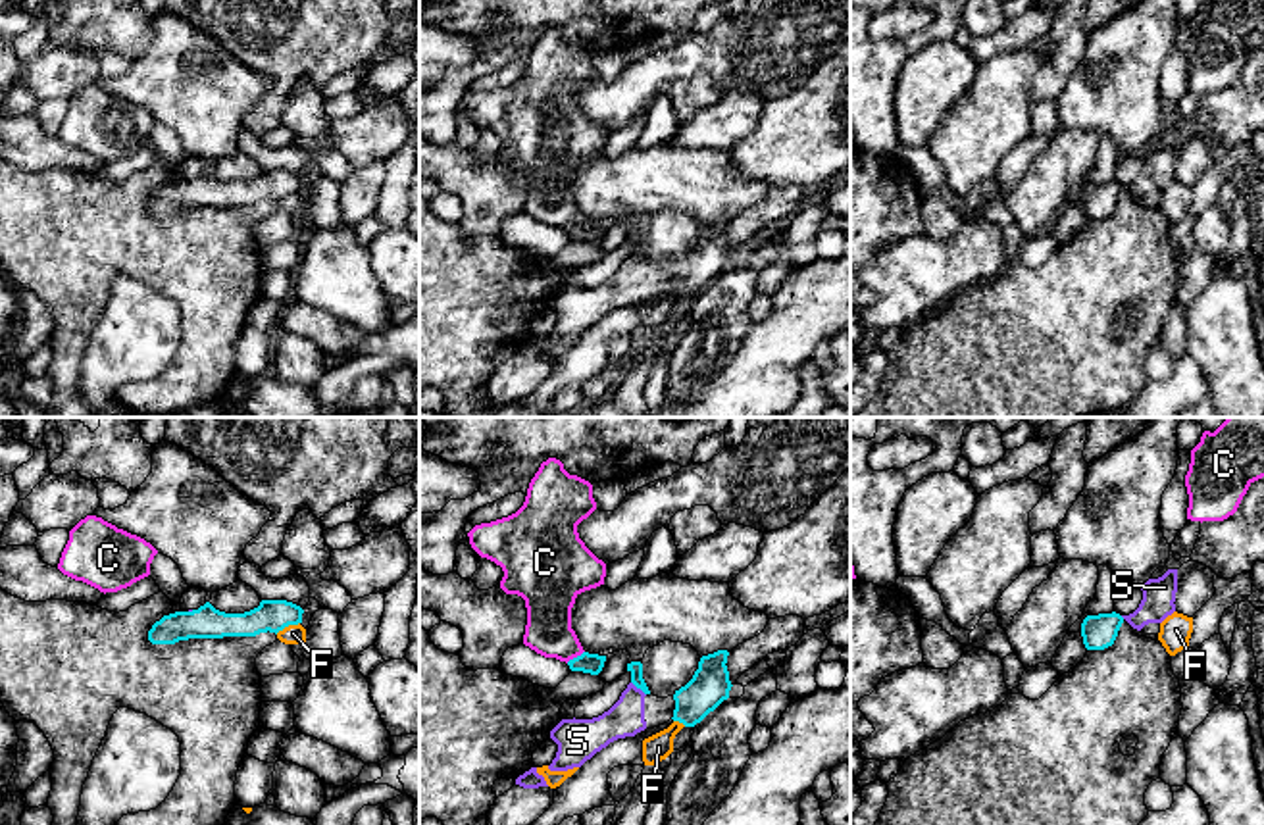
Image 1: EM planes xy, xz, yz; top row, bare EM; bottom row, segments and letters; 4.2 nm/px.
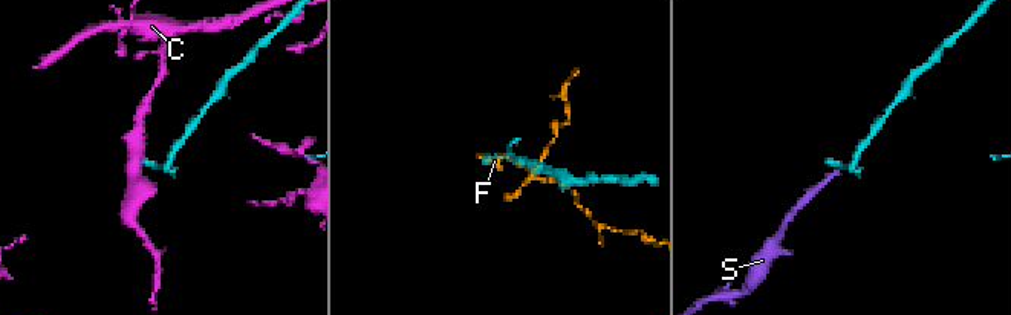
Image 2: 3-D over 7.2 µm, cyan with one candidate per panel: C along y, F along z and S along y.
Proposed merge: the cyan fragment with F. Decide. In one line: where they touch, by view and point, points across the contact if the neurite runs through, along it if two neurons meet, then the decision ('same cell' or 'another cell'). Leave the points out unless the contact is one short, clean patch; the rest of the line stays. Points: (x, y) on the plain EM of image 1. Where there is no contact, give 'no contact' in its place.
contact xy (287, 195); border xy (299, 191), (276, 202); another cell

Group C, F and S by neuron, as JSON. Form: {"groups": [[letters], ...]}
{"groups": [["C"], ["F"], ["S"]]}

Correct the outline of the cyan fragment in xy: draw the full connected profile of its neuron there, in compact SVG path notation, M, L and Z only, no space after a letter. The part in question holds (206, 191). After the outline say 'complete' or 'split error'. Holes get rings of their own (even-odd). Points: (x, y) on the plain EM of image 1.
M262 169L258 177L244 183L225 183L210 171L192 181L164 185L148 200L152 213L175 213L189 208L256 206L279 202L289 194L302 192L304 179L287 169Z; complete

